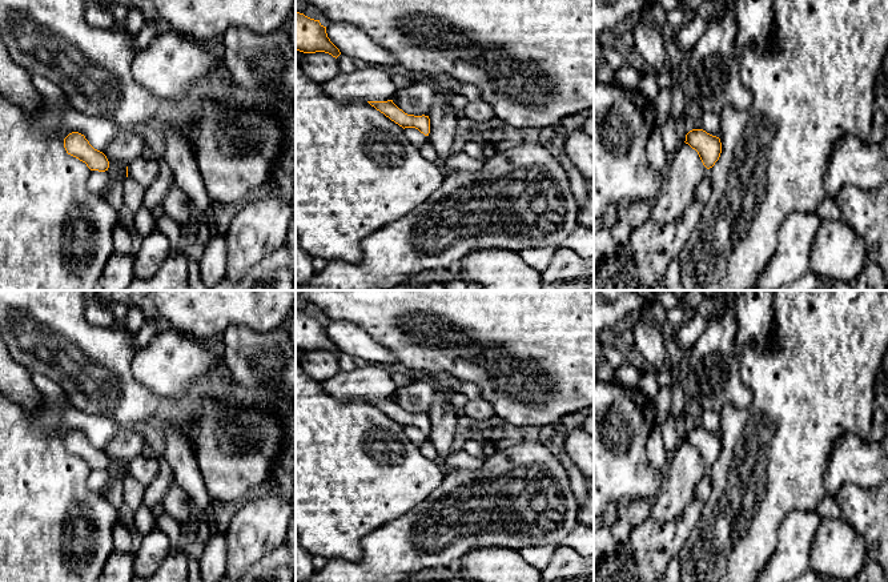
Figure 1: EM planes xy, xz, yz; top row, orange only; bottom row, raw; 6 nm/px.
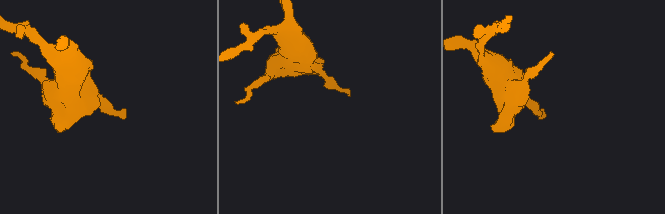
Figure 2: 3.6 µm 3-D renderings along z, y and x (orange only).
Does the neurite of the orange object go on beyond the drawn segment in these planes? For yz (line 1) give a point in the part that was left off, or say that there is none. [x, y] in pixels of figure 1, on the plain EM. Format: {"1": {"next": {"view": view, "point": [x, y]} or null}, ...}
{"1": {"next": null}}

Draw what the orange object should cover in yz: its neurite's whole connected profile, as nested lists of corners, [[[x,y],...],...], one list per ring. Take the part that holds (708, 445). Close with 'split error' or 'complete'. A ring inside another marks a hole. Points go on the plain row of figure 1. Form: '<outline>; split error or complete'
[[[692,428],[686,433],[686,442],[695,447],[703,461],[710,467],[719,458],[722,451],[720,437],[703,428]]]; complete

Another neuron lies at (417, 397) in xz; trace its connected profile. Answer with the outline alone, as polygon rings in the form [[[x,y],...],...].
[[[415,376],[407,385],[397,389],[393,401],[407,413],[429,414],[435,394],[435,384],[433,380]]]

